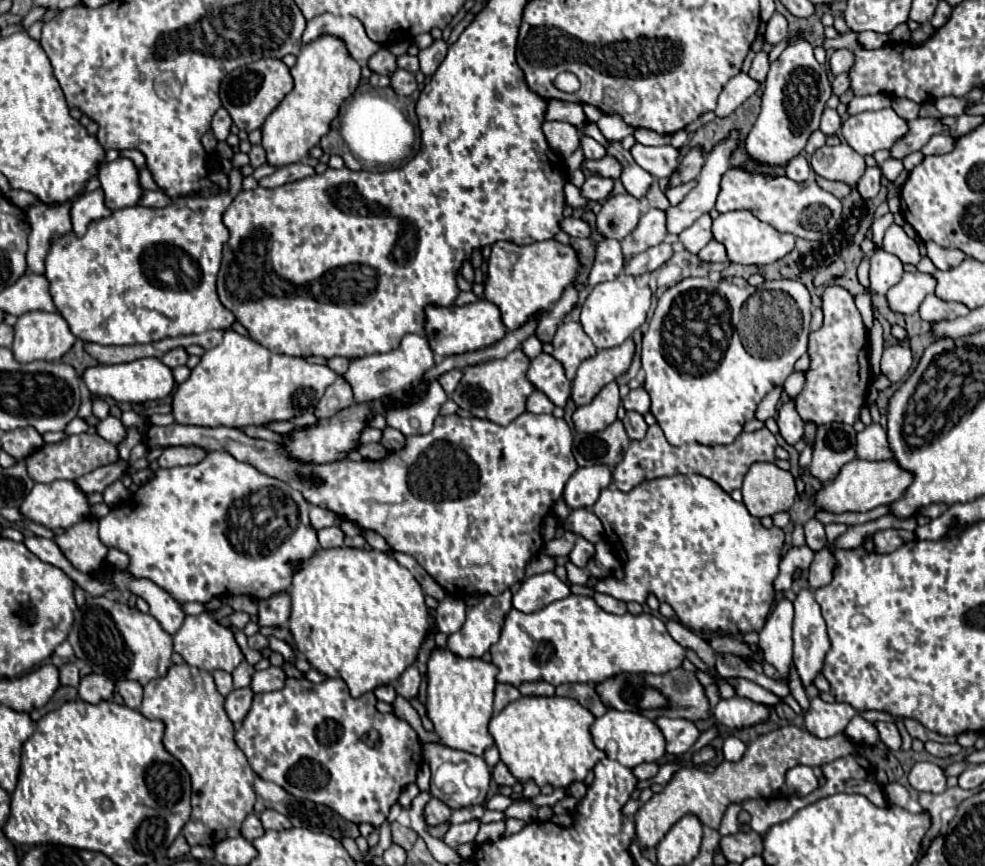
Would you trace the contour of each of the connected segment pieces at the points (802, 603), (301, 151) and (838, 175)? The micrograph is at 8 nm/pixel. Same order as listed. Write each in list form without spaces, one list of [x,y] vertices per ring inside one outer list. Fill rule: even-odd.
[[[800,590],[794,600],[794,610],[794,668],[802,684],[810,686],[822,672],[830,640],[812,590]]]
[[[328,34],[306,44],[290,72],[294,78],[292,92],[286,94],[262,126],[262,148],[266,150],[268,164],[276,168],[300,162],[318,146],[320,138],[328,134],[330,122],[336,118],[342,102],[354,94],[360,82],[358,62],[350,58],[340,38]]]
[[[846,142],[838,146],[818,148],[812,154],[810,166],[816,174],[850,186],[856,186],[856,182],[862,178],[862,172],[866,170],[864,158],[858,152],[854,152]]]

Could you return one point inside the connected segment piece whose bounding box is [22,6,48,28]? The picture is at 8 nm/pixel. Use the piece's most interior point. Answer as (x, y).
(37, 12)

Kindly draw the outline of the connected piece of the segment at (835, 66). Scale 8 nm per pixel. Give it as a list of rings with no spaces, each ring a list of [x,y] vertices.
[[[842,48],[842,50],[836,50],[832,56],[830,56],[830,70],[834,76],[842,74],[842,72],[848,72],[854,64],[854,56],[850,50]]]

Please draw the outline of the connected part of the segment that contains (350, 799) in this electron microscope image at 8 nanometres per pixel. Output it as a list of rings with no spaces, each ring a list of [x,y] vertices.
[[[288,678],[282,690],[254,694],[252,708],[240,730],[236,730],[236,742],[240,742],[250,768],[262,780],[282,786],[298,800],[324,804],[350,822],[370,822],[380,828],[400,792],[416,782],[416,772],[422,764],[422,744],[406,720],[378,712],[376,702],[372,692],[352,698],[344,680],[338,678],[326,678],[320,684],[312,684],[306,678]]]

